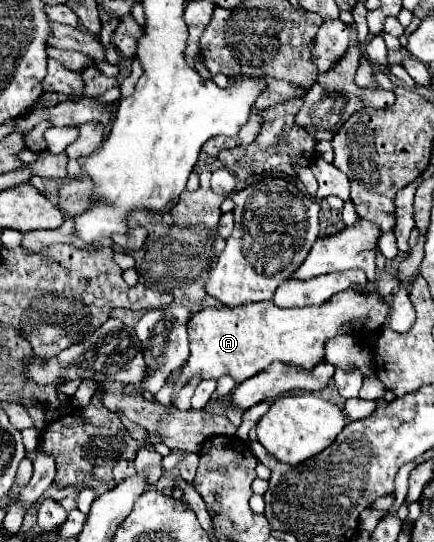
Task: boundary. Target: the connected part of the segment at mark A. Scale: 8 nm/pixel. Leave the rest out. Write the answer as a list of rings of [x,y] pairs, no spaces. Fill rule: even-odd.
[[[358,288],[342,290],[322,306],[276,308],[272,302],[248,302],[236,308],[204,308],[188,322],[192,352],[180,380],[186,382],[194,374],[218,380],[228,374],[236,384],[242,384],[272,362],[314,368],[324,360],[326,340],[344,334],[344,326],[352,326],[350,334],[356,332],[364,338],[376,334],[384,326],[388,314],[390,306],[378,298],[376,290],[362,292]]]

